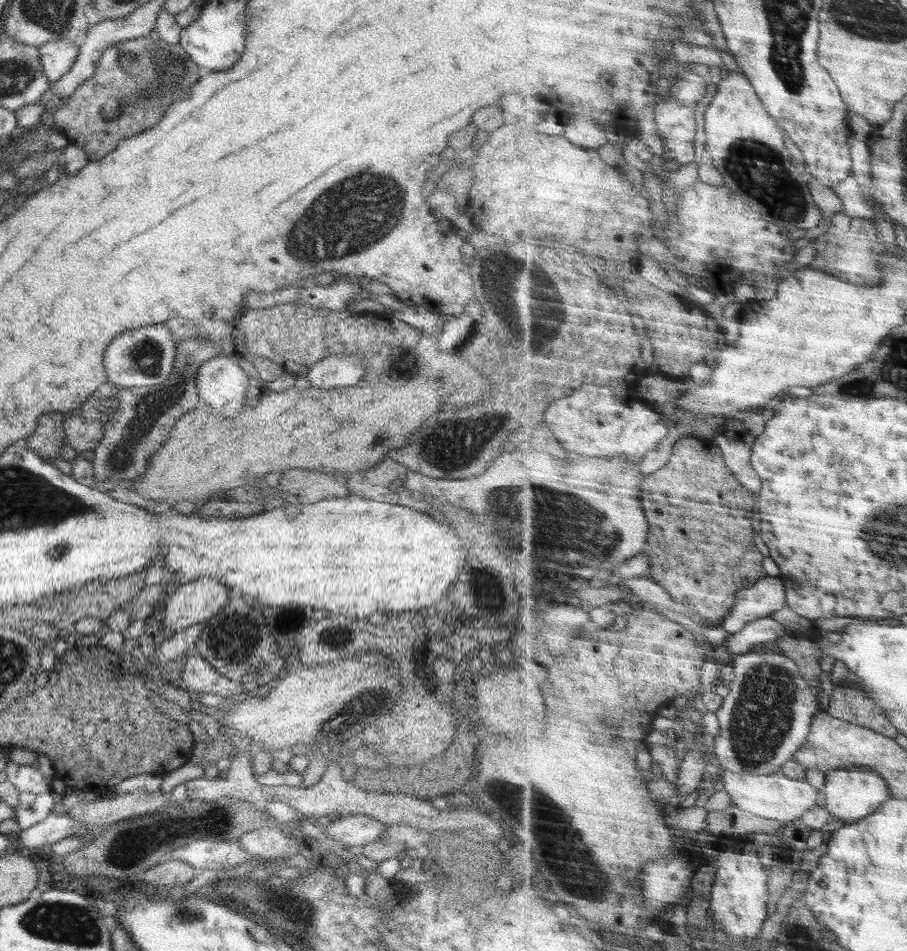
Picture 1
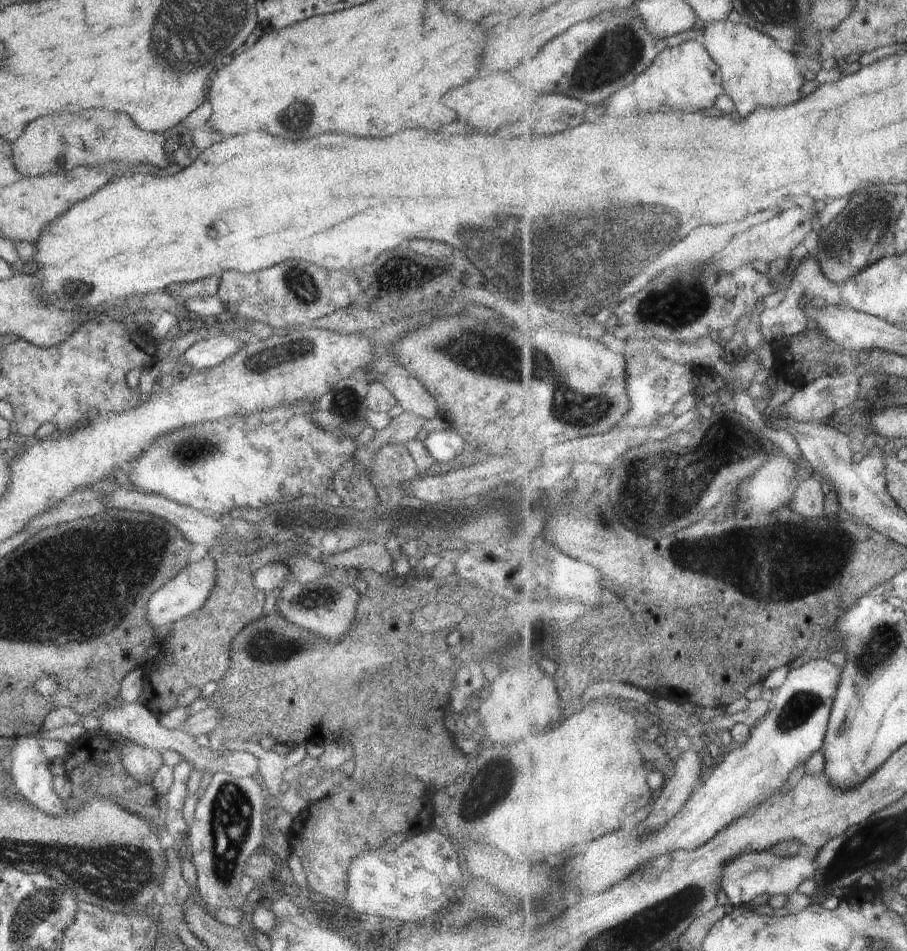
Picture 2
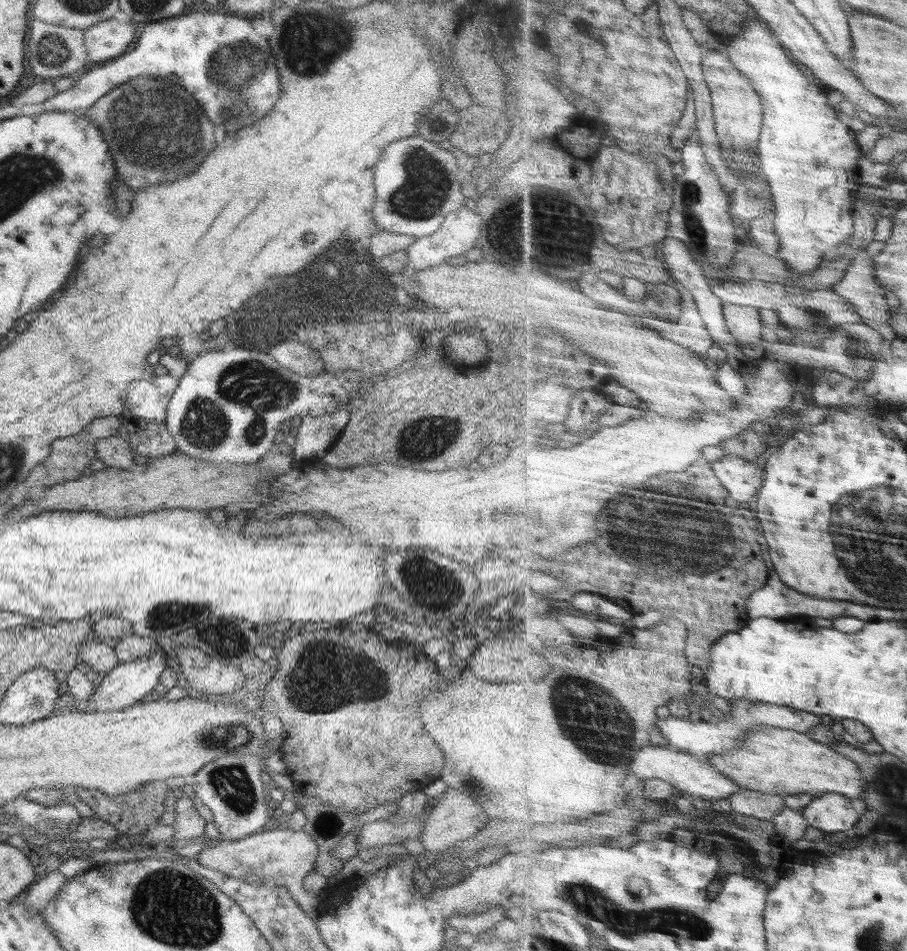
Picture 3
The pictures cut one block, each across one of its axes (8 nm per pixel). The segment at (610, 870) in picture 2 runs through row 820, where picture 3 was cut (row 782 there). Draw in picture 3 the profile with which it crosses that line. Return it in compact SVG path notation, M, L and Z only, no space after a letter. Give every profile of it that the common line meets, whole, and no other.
M651 746L643 748L633 760L631 774L642 779L661 778L674 784L680 791L685 791L694 797L728 799L744 788L733 778L726 776L719 768L712 766L708 760L690 755L690 751L678 747Z

